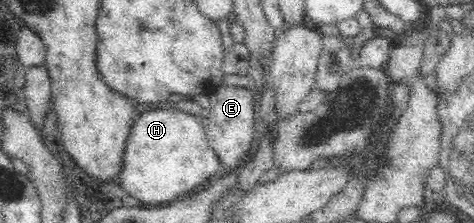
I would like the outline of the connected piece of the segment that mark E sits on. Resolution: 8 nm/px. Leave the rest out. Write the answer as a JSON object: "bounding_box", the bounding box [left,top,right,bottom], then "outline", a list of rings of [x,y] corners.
{"bounding_box":[206,84,254,170],"outline":[[[226,84],[218,86],[209,95],[211,106],[206,112],[209,145],[217,153],[224,170],[239,167],[250,150],[250,142],[254,136],[254,108],[253,92],[247,87],[231,87]]]}

